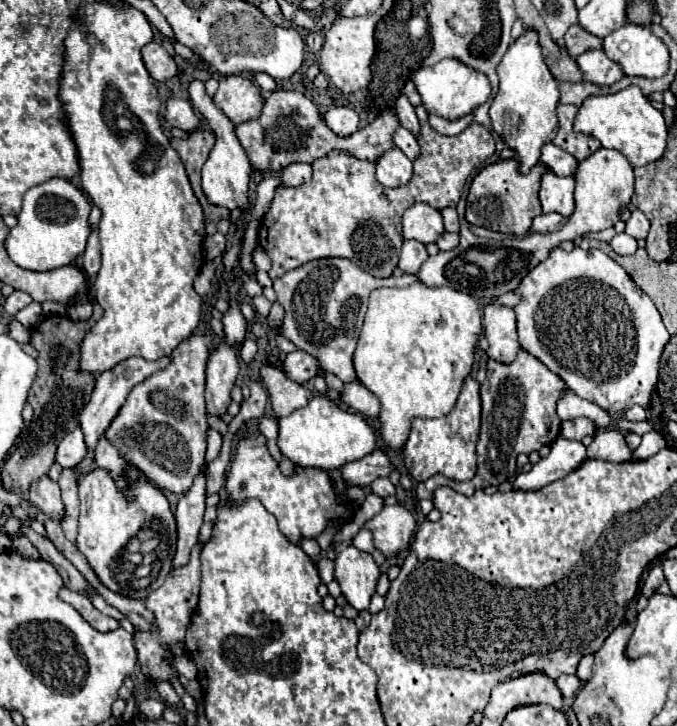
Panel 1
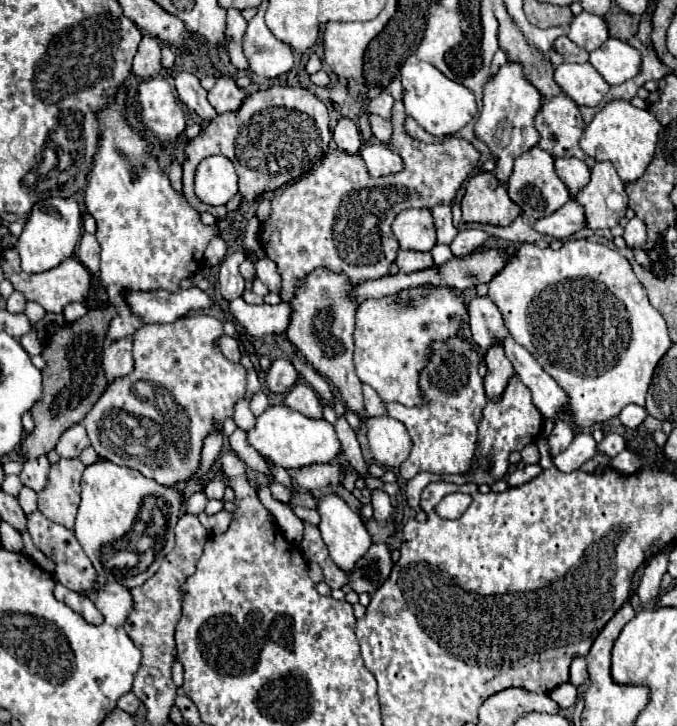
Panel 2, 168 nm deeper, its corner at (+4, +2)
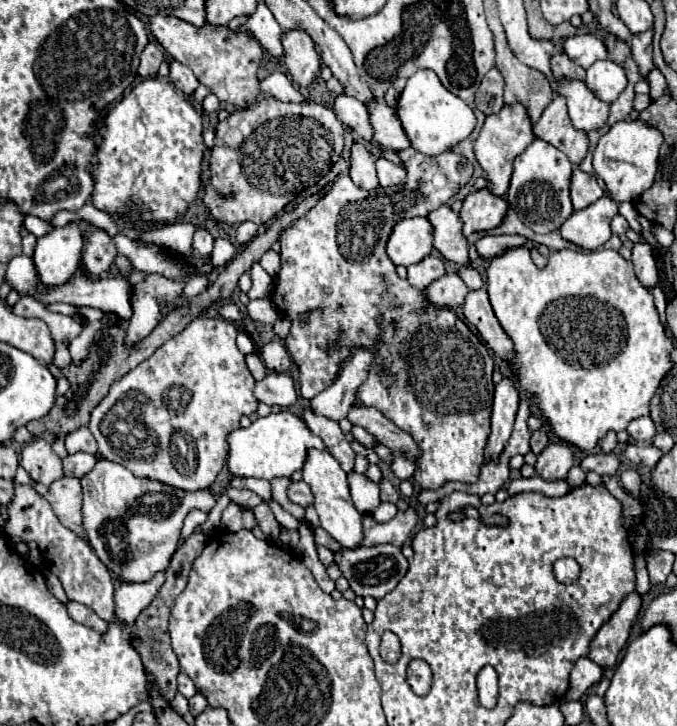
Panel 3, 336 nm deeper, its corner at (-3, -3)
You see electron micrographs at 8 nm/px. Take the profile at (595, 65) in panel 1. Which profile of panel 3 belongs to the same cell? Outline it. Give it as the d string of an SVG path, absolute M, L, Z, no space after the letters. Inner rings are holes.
M560 81L558 93L568 99L568 115L574 129L588 133L604 127L610 105L598 101L584 81Z

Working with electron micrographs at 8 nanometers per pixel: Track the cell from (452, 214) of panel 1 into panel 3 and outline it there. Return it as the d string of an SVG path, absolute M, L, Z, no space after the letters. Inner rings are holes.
M442 205L426 217L434 227L434 247L448 259L458 265L468 267L468 243L462 235L462 221L448 205Z

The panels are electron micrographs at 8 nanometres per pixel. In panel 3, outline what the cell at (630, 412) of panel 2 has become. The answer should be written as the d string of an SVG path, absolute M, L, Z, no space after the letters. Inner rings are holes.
M648 415L638 417L638 419L634 419L634 421L628 425L628 433L630 433L630 437L632 437L636 443L650 441L650 439L654 437L654 433L656 433L654 421L652 421Z

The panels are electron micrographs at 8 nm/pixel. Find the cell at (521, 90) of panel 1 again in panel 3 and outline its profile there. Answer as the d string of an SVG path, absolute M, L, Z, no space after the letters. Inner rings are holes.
M516 103L512 107L502 107L500 113L486 117L486 121L480 129L480 135L474 143L474 157L480 163L480 167L484 169L486 179L490 183L488 189L494 195L500 195L500 197L506 195L508 185L510 185L510 177L512 177L512 163L514 163L516 155L520 155L532 141L534 141L532 123L526 115L524 105Z

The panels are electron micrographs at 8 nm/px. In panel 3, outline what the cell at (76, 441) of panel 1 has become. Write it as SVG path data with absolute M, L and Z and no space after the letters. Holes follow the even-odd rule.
M80 427L78 431L72 431L70 435L66 435L64 439L66 439L66 451L68 451L68 453L78 453L78 451L82 451L82 453L92 453L92 455L96 455L96 451L98 451L96 439L94 439L94 435L90 433L88 427Z

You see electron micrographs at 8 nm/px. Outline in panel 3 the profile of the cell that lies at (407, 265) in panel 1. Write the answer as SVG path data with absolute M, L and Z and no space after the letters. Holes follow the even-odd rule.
M428 255L420 263L408 267L408 283L416 289L426 289L432 281L440 279L444 273L446 271L442 259L436 255Z

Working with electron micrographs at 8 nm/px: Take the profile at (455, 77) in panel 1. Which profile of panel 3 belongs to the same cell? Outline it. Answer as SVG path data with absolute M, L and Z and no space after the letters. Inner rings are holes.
M418 69L407 80L404 91L398 97L396 115L410 145L424 155L440 155L450 151L456 143L464 141L476 125L474 111L460 97L452 95L430 69Z

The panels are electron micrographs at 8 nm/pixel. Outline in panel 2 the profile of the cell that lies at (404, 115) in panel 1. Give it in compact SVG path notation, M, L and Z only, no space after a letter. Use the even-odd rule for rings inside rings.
M383 90L377 98L373 98L373 100L369 102L369 110L371 110L373 114L381 116L381 118L391 120L391 114L393 114L393 104L395 104L393 96L391 96L387 90Z

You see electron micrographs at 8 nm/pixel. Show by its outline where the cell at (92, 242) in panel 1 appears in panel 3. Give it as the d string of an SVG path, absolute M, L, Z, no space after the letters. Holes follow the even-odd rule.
M94 231L84 245L82 263L88 271L88 275L96 277L100 273L110 271L116 255L118 255L118 251L116 251L116 245L114 245L112 237L104 231Z

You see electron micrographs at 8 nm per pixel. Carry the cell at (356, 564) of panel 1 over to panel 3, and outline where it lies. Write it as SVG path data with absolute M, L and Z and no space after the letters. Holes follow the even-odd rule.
M310 449L306 455L306 463L302 467L302 479L308 483L308 487L312 489L314 495L314 505L316 511L320 515L320 525L344 547L348 549L356 549L362 541L362 519L360 513L356 511L352 499L350 499L350 491L348 491L348 481L346 481L346 473L342 471L342 467L338 465L338 461L328 453L328 451L318 451L318 449Z

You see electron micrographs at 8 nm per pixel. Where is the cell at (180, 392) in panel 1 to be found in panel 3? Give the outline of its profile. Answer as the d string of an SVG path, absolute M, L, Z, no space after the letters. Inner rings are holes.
M198 317L182 333L178 333L174 339L170 339L162 347L158 347L152 357L142 361L136 369L128 371L122 379L114 381L108 395L96 405L96 409L90 415L90 425L88 427L90 427L92 435L98 441L98 453L108 461L114 461L114 463L120 463L120 465L128 467L136 477L150 477L150 479L156 479L160 483L166 483L166 485L182 489L182 491L198 491L198 489L212 487L212 483L216 481L216 475L222 471L222 467L226 463L226 455L228 455L226 435L240 427L240 417L242 415L250 415L258 407L258 401L254 397L254 383L256 381L254 381L254 377L250 375L250 371L246 367L244 355L236 347L236 333L238 333L236 327L230 321L222 319L222 317Z

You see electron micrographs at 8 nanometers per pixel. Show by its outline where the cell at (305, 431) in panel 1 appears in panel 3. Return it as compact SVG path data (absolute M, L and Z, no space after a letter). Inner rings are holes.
M290 411L270 413L268 417L258 417L246 429L234 429L228 435L228 471L232 477L258 477L258 479L274 479L282 475L292 475L302 469L306 461L306 449L316 447L320 451L326 449L322 439L314 435L302 419L292 415Z

